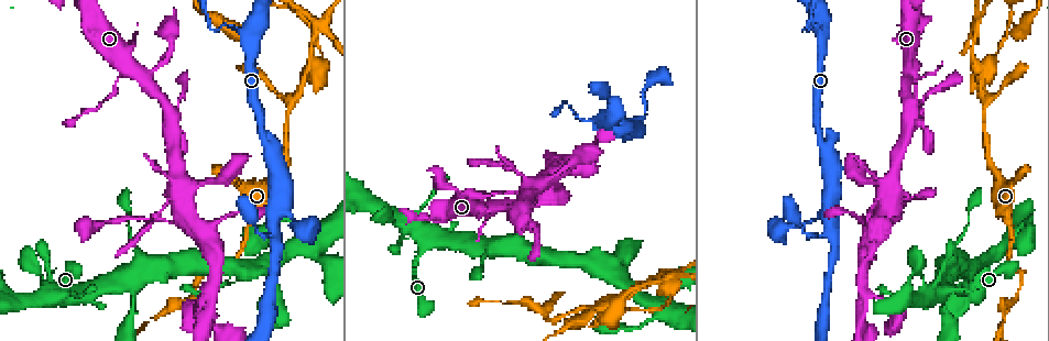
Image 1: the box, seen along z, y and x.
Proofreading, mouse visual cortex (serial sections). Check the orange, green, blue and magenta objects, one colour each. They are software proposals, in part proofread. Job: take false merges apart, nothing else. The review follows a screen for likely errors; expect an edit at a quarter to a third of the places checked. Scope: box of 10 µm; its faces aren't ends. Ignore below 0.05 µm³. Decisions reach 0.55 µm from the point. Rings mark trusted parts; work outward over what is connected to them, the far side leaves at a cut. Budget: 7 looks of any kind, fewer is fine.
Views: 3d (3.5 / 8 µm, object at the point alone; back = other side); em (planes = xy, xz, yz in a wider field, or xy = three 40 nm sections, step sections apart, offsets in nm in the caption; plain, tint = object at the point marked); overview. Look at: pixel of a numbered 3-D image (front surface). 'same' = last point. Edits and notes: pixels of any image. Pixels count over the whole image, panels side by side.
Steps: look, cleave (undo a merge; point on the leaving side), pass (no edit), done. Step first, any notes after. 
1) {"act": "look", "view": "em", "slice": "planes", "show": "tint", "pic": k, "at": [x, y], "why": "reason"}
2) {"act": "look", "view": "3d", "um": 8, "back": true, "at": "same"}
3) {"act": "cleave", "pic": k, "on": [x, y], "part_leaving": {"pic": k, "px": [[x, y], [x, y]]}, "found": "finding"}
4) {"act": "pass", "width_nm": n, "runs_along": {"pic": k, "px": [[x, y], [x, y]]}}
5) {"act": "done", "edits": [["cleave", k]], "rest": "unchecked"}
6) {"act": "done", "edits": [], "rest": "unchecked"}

{"act": "look", "view": "3d", "um": 8, "pic": 1, "at": [171, 115], "why": "looks like a crossing"}

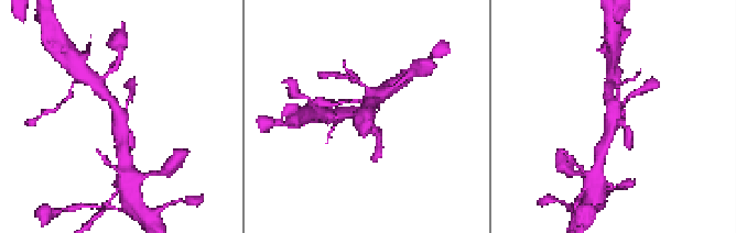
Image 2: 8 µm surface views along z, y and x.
{"act": "look", "view": "em", "slice": "xy", "step": 5, "show": "tint", "at": "same"}

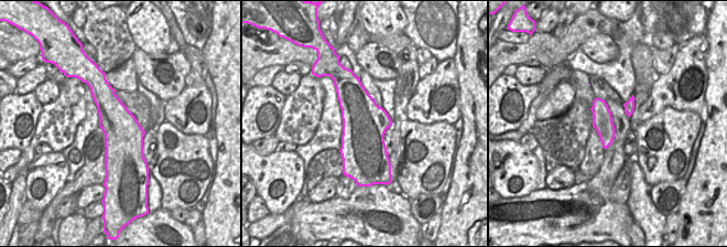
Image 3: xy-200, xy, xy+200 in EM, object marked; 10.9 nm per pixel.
{"act": "pass", "arms": 4, "arm_widths_nm": [150, 200, 300, 350], "runs_along": {"pic": 2, "px": [[101, 90], [118, 110], [123, 146]]}, "found": "all the same cell"}

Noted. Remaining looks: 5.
{"act": "look", "view": "3d", "um": 3.5, "pic": 1, "at": [823, 39], "why": "a fork"}

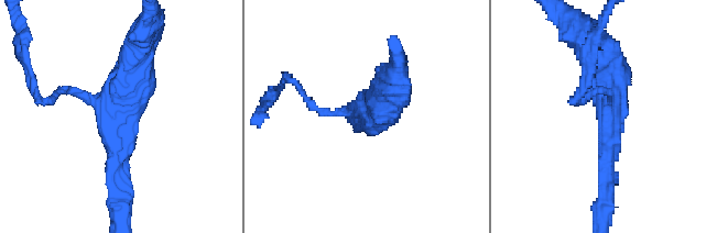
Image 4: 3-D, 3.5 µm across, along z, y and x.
{"act": "look", "view": "em", "slice": "xy", "step": 3, "show": "tint", "pic": 4, "at": [113, 118], "arms": 3, "arm_widths_nm": [100, 250, 500], "why": "now the EM"}

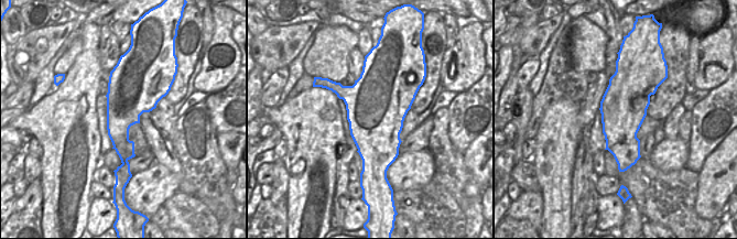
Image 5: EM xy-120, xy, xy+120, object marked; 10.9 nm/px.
{"act": "cleave", "pic": 4, "on": [585, 98], "part_leaving": {"pic": 4, "px": [[91, 99], [57, 89], [44, 103], [28, 69]]}, "found": "a second cell is stuck on"}

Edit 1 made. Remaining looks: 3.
{"act": "look", "view": "overview"}

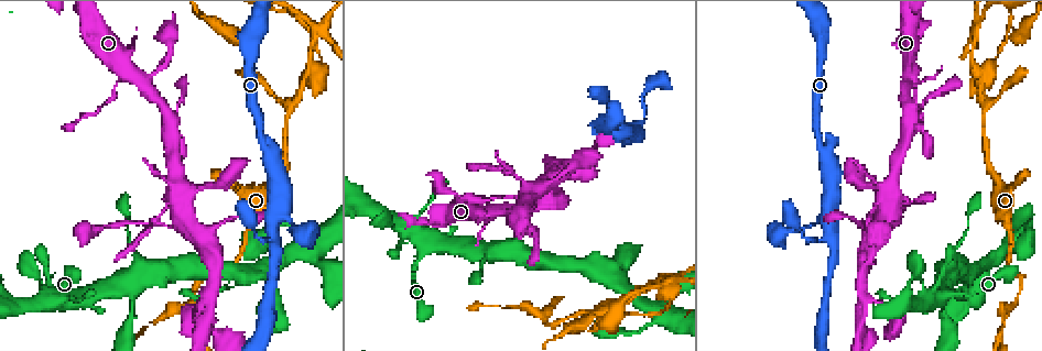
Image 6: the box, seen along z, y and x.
{"act": "look", "view": "3d", "um": 8, "pic": 6, "at": [208, 328], "why": "sharp bend"}

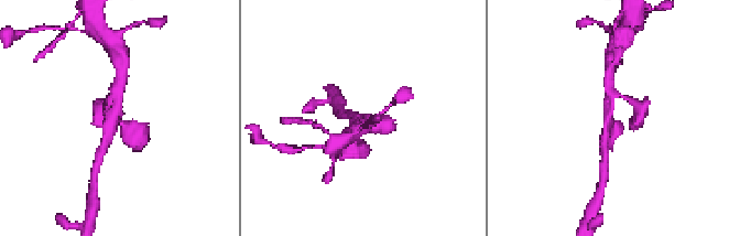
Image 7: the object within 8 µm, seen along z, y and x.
{"act": "look", "view": "em", "slice": "xy", "step": 1, "show": "tint", "at": "same", "arms": 3, "arm_widths_nm": [250, 300, 400], "why": "now the EM"}

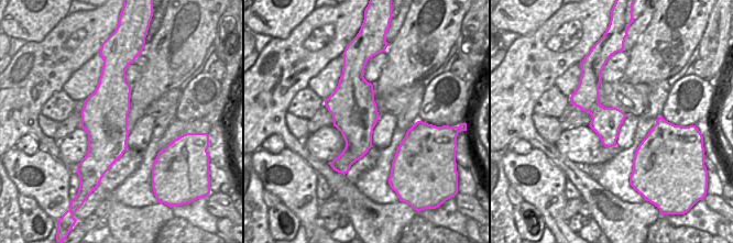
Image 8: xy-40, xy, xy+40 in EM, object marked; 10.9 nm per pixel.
{"act": "pass", "runs_along": {"pic": 7, "px": [[120, 87], [116, 121], [141, 130]]}, "found": "one cell here"}

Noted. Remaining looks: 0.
{"act": "done", "edits": [["cleave", 4]], "rest": "unchecked"}

